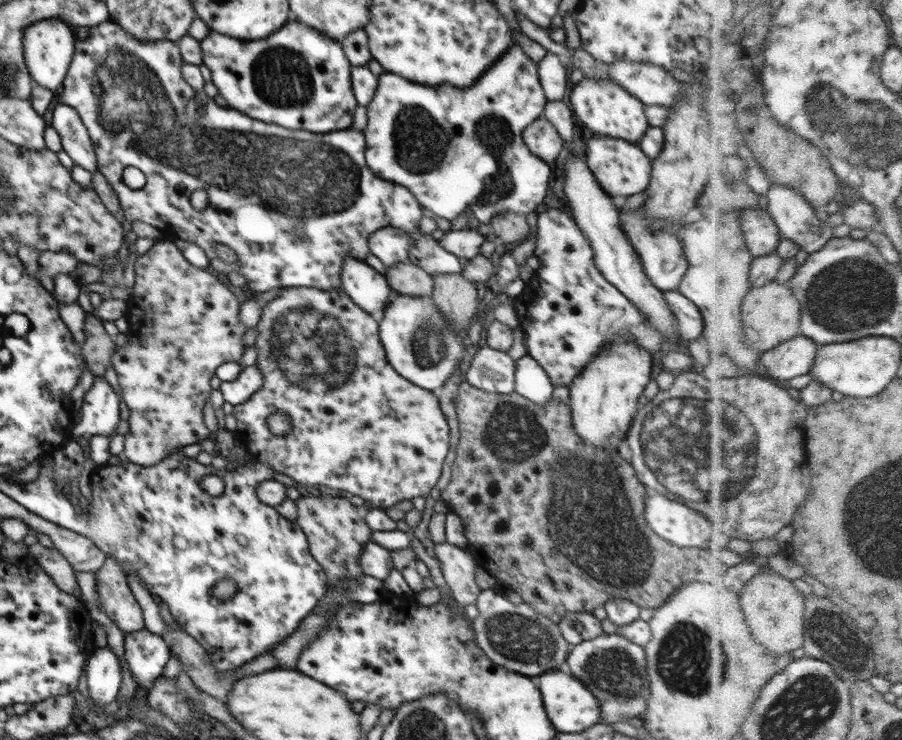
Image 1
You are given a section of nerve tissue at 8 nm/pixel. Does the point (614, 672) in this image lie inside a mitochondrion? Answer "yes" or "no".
yes

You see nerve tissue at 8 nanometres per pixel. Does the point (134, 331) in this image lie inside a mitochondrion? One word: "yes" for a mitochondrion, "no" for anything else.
no

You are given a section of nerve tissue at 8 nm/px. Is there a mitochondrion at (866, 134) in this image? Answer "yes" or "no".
yes

